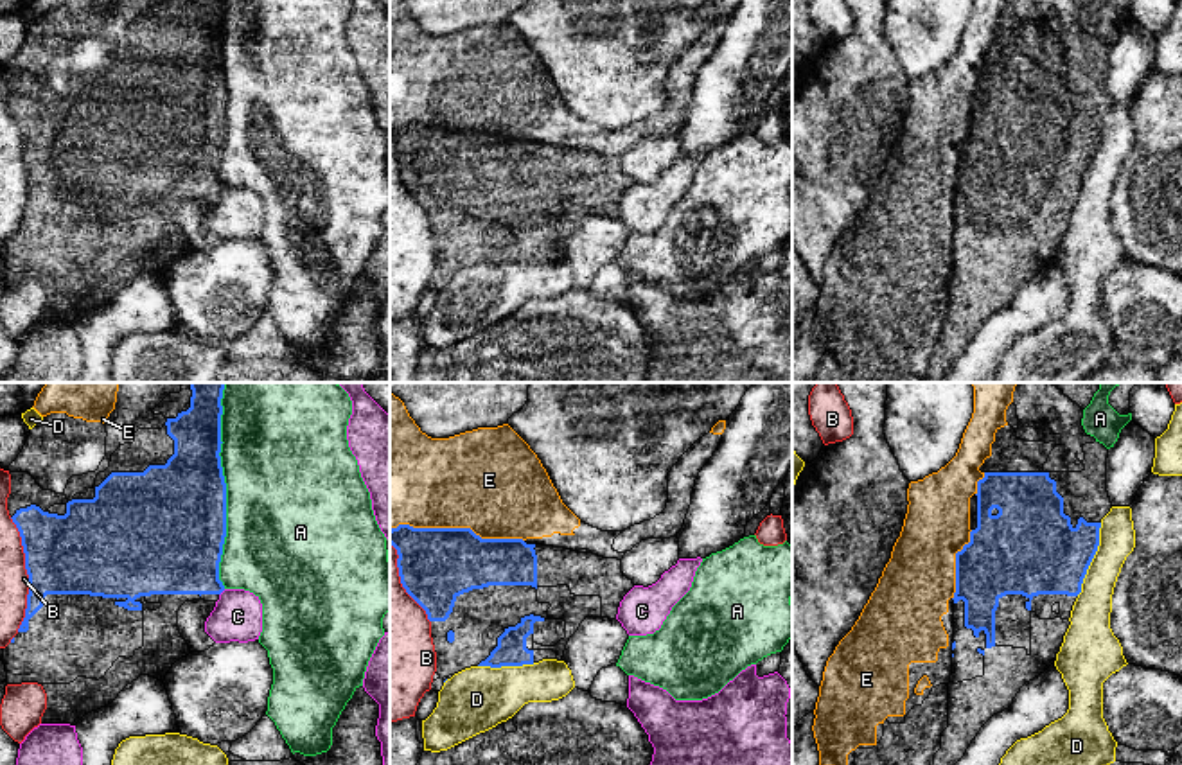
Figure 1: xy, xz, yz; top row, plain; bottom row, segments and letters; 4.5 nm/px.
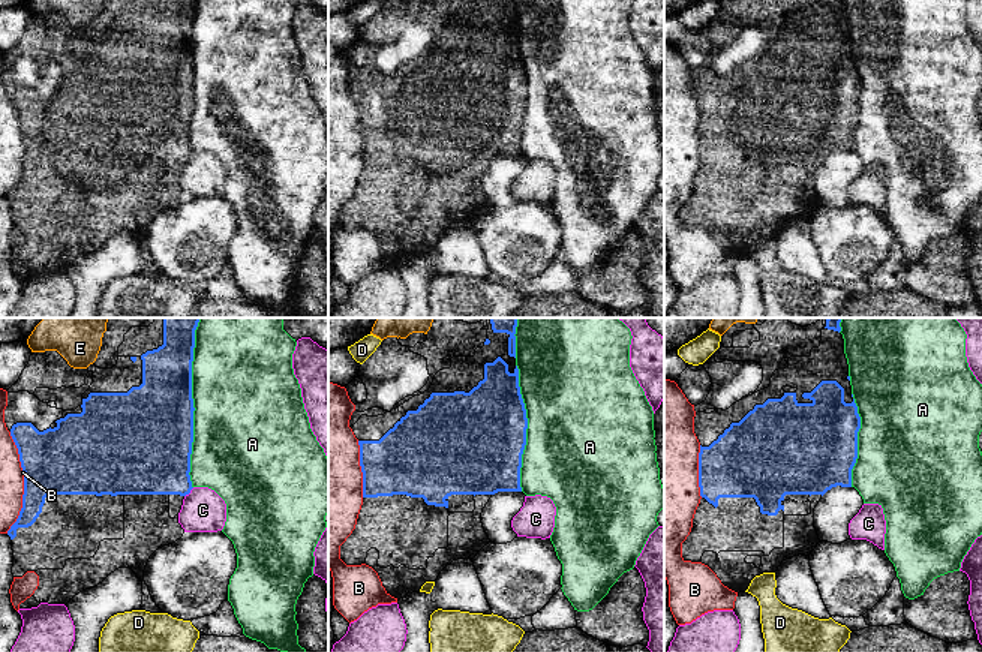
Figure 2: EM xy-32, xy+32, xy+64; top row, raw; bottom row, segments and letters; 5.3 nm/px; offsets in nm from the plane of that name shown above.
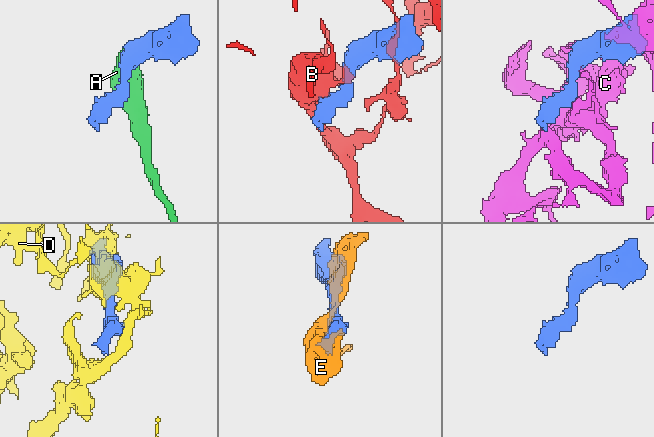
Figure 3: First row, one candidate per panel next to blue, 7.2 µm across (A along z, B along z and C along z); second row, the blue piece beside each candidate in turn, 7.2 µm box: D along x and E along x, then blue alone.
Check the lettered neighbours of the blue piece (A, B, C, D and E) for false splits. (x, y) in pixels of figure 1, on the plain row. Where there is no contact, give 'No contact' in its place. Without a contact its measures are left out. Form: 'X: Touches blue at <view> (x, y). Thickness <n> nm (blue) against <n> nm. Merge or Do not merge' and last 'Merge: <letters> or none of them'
A: Touches blue at xy (225, 94). Thickness 480 nm (blue) against 500 nm. Do not merge
B: Touches blue at xy (27, 171). Thickness 360 nm (blue) against 130 nm. Do not merge
C: Touches blue at xy (221, 189). Thickness 360 nm (blue) against 220 nm. Do not merge
D: Touches blue at yz (1093, 155). Thickness 380 nm (blue) against 180 nm. Do not merge
E: Touches blue at xz (457, 126). Thickness 340 nm (blue) against 460 nm. Do not merge
Merge: none of them

